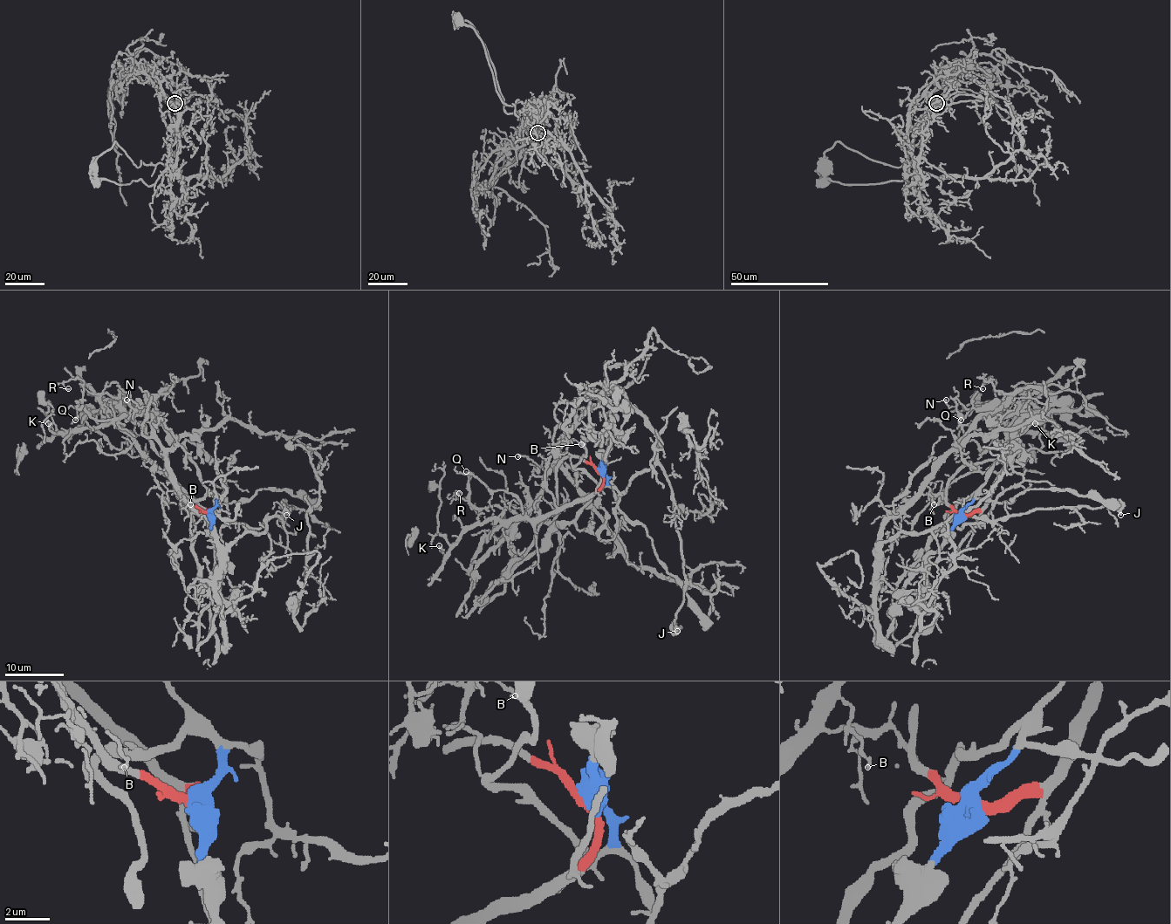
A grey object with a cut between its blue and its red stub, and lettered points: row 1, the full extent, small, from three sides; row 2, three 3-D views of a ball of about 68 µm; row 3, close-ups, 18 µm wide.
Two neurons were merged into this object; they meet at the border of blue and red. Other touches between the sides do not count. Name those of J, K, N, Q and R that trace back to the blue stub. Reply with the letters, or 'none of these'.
J, N, Q, R

